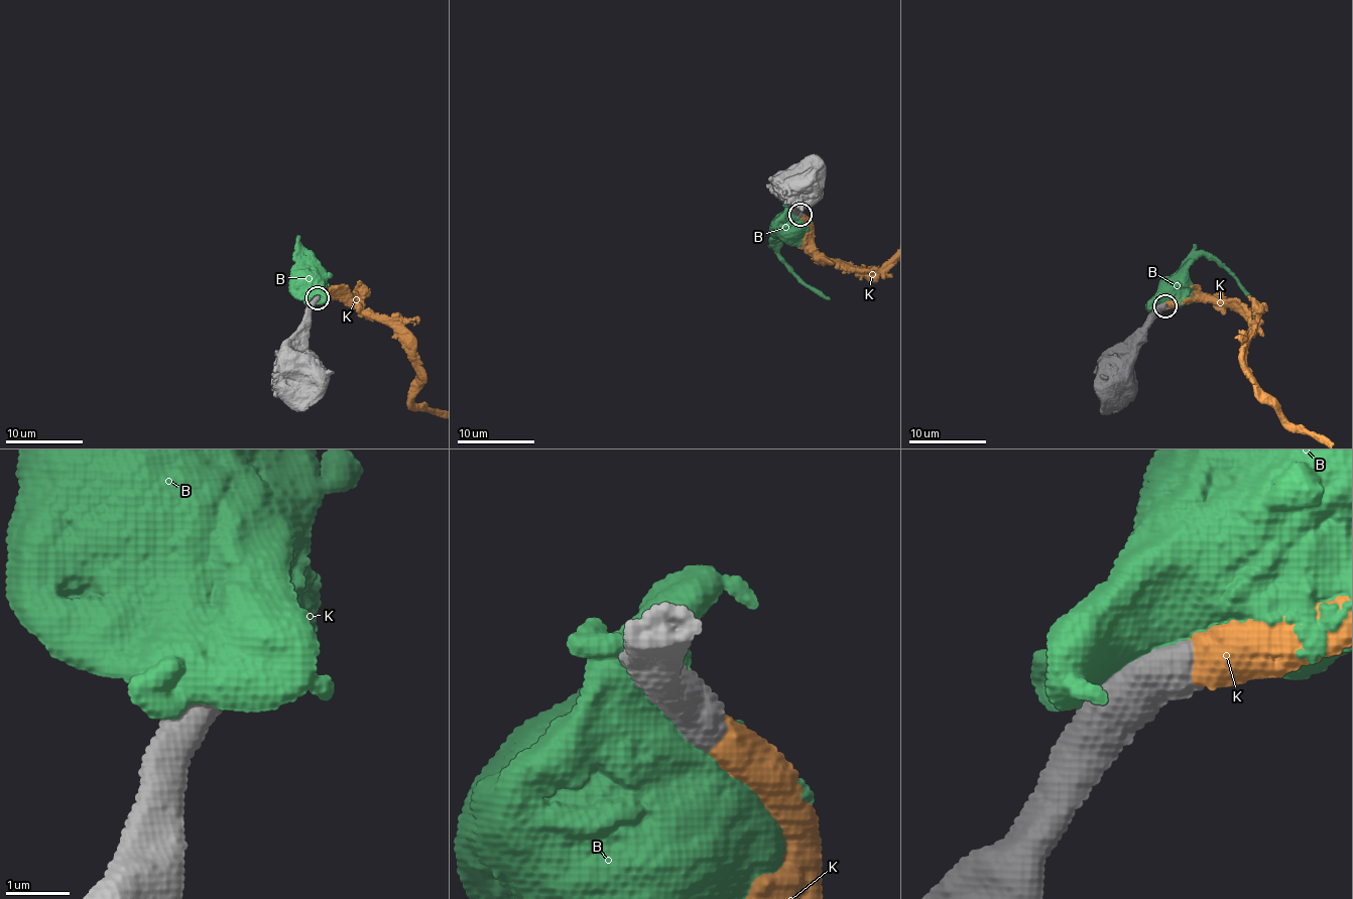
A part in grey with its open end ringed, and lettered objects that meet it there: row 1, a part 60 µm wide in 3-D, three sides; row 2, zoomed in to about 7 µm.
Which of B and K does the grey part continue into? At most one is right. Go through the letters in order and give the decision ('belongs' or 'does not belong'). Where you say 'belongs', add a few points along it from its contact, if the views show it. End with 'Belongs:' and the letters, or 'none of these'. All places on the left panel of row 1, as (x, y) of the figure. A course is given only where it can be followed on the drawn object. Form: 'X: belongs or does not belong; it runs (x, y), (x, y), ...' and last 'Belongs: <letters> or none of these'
B: does not belong
K: belongs
Belongs: K

